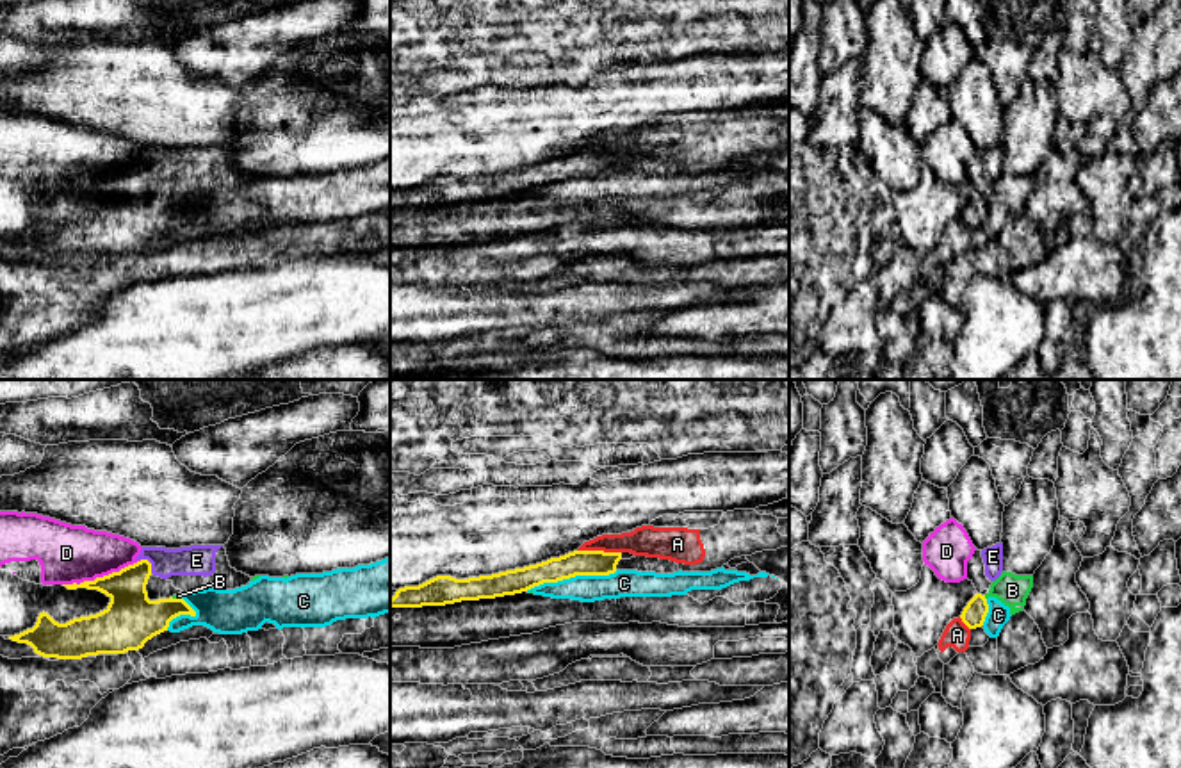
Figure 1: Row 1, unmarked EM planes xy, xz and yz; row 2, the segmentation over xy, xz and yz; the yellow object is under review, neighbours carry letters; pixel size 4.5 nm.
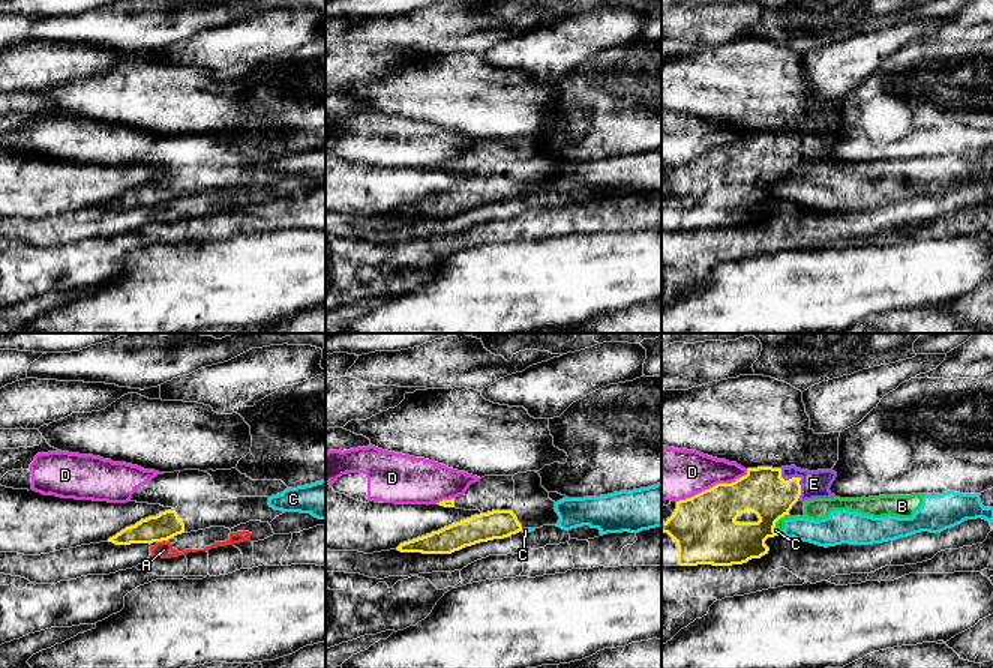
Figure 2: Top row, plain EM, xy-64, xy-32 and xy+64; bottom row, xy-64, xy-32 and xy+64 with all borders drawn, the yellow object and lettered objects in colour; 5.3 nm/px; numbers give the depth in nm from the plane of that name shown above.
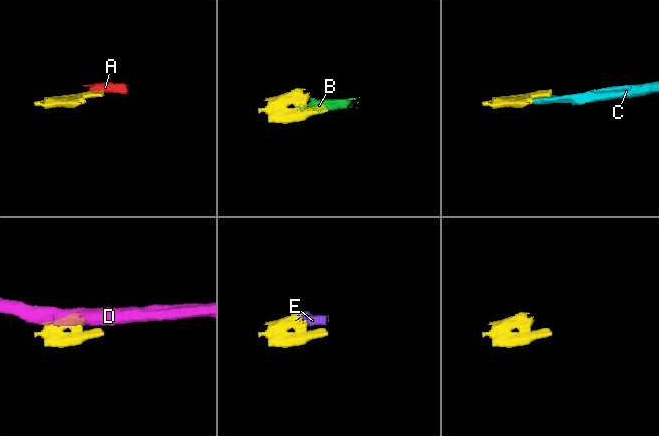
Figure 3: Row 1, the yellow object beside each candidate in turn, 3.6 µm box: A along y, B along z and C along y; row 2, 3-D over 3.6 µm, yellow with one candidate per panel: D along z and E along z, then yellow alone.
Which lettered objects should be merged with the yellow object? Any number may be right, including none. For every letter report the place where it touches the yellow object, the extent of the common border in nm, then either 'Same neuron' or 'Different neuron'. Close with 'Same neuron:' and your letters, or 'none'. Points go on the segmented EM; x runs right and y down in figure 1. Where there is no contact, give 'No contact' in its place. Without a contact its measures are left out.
A: Touches yellow at xz (599, 551). Shared border 200 nm. Different neuron
B: Touches yellow at yz (984, 597). Shared border 30 nm. Different neuron
C: Touches yellow at xz (570, 576). Shared border 420 nm. Different neuron
D: Touches yellow at xy (104, 576). Shared border 380 nm. Different neuron
E: Touches yellow at xy (150, 563). Shared border 90 nm. Same neuron
Same neuron: E

